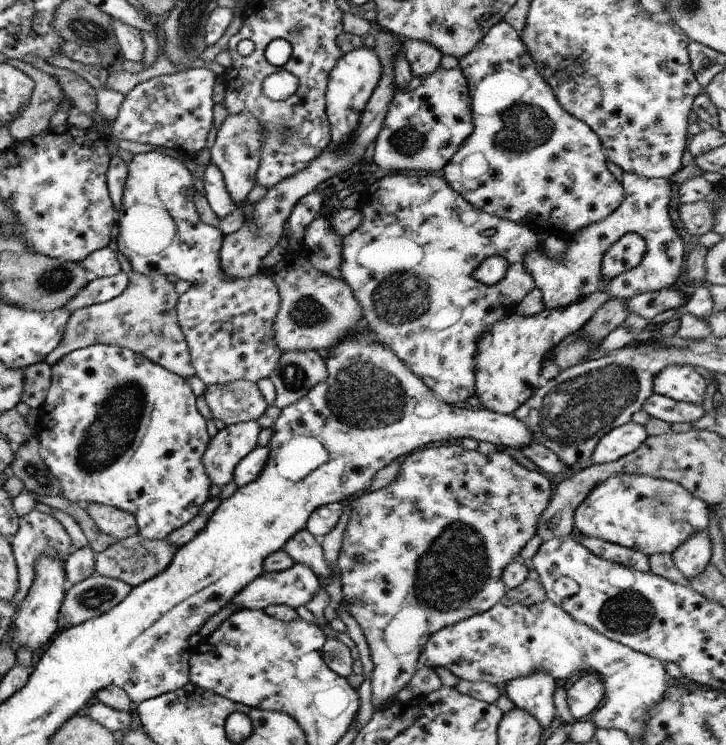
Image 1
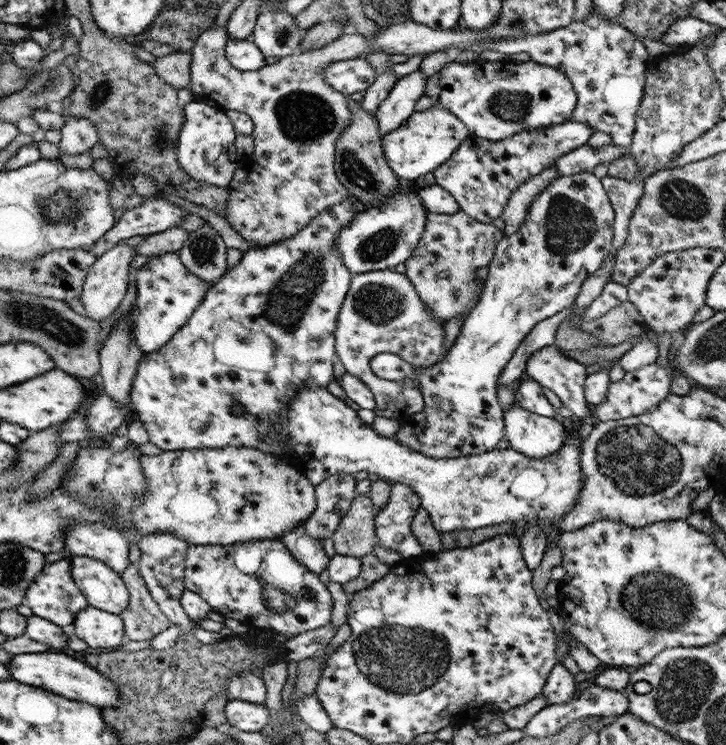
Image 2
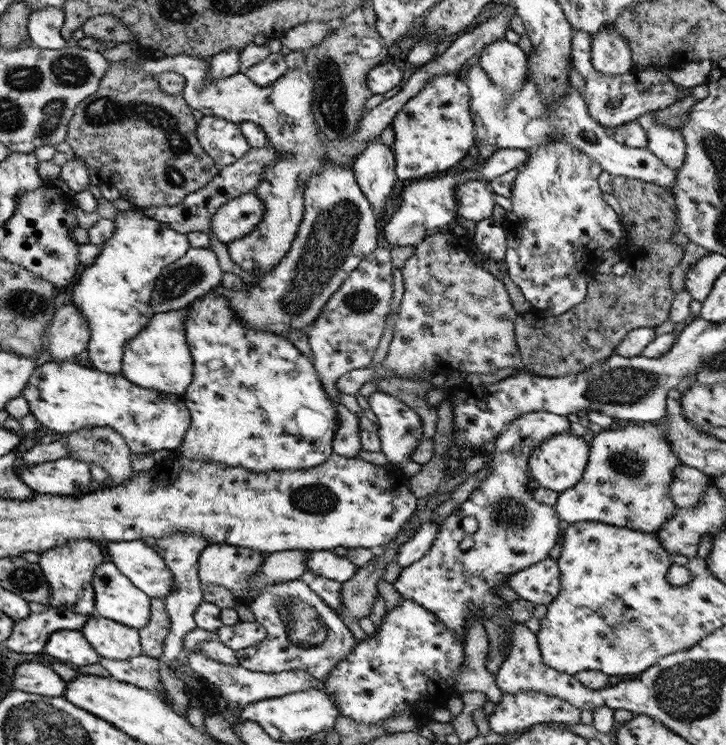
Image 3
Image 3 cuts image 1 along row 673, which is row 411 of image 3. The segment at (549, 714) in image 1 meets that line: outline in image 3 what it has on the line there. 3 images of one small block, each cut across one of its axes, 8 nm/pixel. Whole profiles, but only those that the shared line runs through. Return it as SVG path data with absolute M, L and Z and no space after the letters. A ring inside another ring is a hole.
M535 410L527 414L519 414L519 418L511 420L503 426L503 432L490 444L492 453L486 458L491 464L491 470L484 480L469 494L464 502L438 524L433 543L427 553L419 561L407 566L392 584L401 598L419 604L421 608L429 610L443 627L446 627L461 644L466 638L466 621L469 618L490 618L493 614L508 606L509 603L497 595L497 586L507 585L507 579L518 574L521 570L535 565L548 558L549 550L560 542L563 525L554 506L541 504L533 500L529 487L530 478L527 475L529 454L539 442L569 431L569 421L559 414L551 414L545 410ZM465 517L475 518L477 530L473 534L466 534L461 530L461 520Z

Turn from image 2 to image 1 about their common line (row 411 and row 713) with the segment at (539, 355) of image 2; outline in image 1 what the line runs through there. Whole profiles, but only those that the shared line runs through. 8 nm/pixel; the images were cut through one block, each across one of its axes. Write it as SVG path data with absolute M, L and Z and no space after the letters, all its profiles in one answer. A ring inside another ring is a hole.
M587 672L567 689L567 708L575 720L585 718L603 700L603 680L595 672Z

